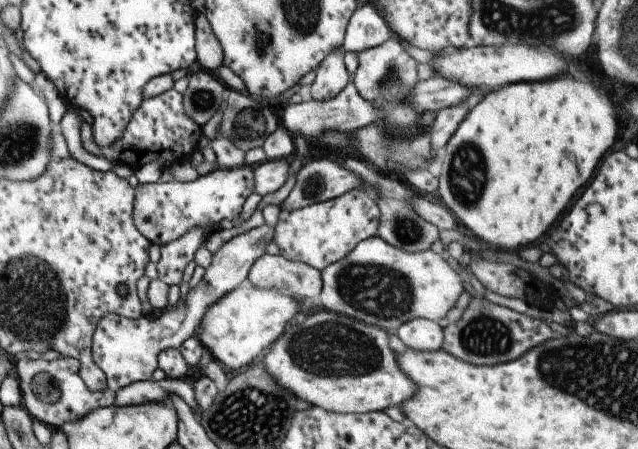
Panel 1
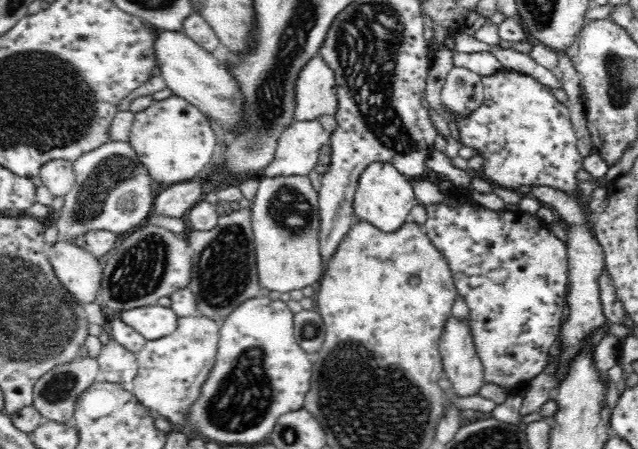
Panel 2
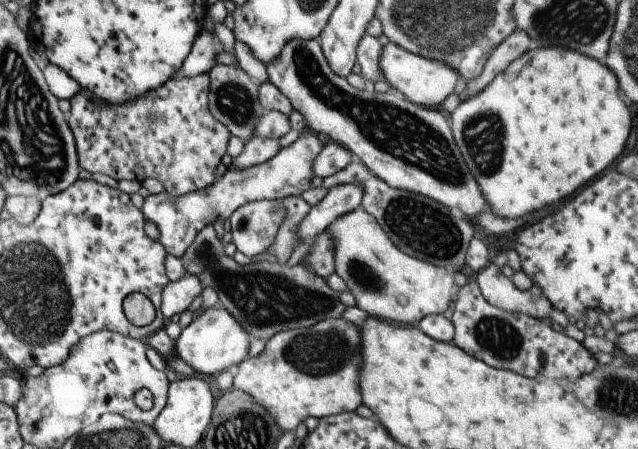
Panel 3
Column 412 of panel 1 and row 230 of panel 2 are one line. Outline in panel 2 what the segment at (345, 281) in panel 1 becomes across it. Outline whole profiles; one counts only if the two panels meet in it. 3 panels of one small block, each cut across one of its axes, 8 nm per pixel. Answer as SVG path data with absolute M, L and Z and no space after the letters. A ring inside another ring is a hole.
M259 177L251 225L261 288L284 294L306 286L317 287L326 267L318 250L319 220L319 192L312 187L310 177Z

